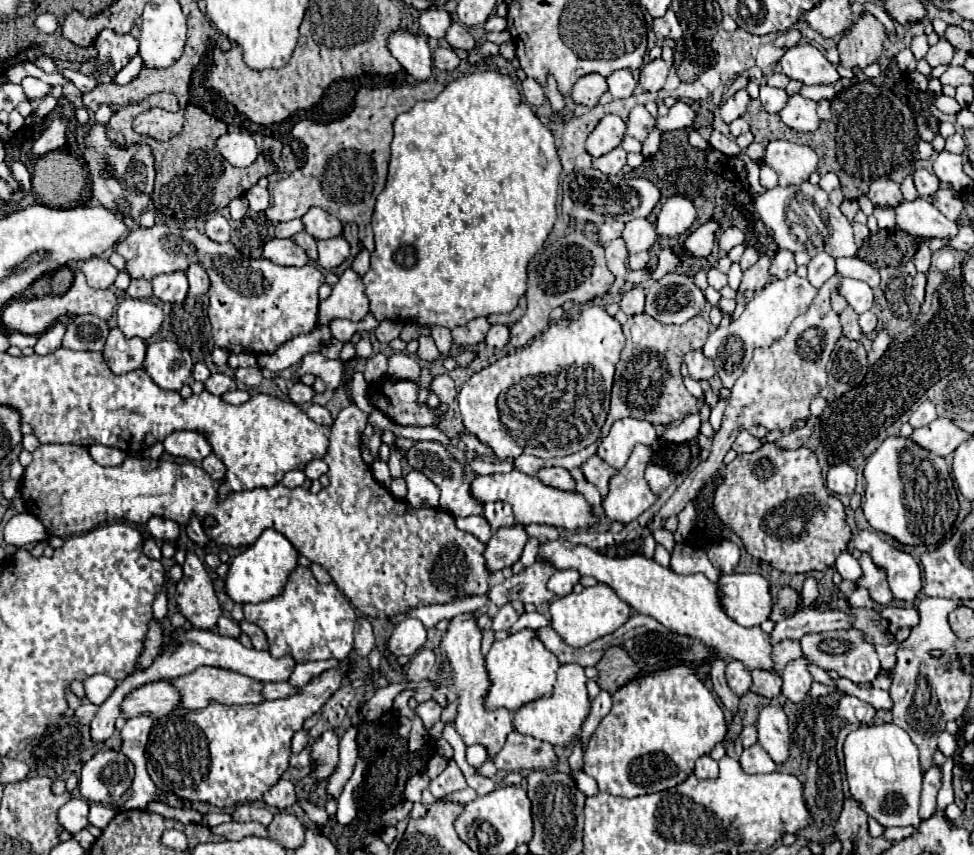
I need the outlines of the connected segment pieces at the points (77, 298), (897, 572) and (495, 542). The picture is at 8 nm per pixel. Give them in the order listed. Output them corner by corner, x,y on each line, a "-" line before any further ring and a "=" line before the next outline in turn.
81,271
74,273
74,283
66,295
47,295
43,298
31,300
13,300
2,313
2,321
8,331
18,331
26,335
39,335
46,331
52,323
56,323
62,315
86,315
92,313
104,321
108,321
114,313
114,307
118,305
116,295
110,289
92,289
88,287
84,274
=
860,531
854,537
854,547
858,551
866,551
876,565
886,569
888,583
894,599
912,603
922,589
920,581
920,565
912,559
912,555
894,549
874,531
=
516,523
512,527
498,529
492,535
492,539
488,541
486,551
484,551
488,569
498,571
504,567
512,567
520,559
526,541
528,541
528,533
526,533
524,525

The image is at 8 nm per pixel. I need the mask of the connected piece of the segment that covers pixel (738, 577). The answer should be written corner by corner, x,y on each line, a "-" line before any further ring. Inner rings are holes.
732,573
722,575
722,601
726,613
742,627
760,625
772,611
770,581
760,573

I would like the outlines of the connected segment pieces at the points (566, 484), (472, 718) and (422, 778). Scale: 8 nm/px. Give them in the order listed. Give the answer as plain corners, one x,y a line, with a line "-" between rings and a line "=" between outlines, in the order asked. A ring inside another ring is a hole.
562,467
540,469
538,479
540,479
544,485
554,487
554,489
560,489
560,491
576,491
576,481
574,481
574,477
570,475
568,469
562,469
=
464,613
464,615
458,615
452,619
452,623
440,643
440,649
442,649
444,657
448,657
452,669
454,669
452,681
456,687
456,695
460,699
460,707
458,707
458,715
456,715
456,731
462,735
466,745
480,743
488,749
490,757
494,757
502,749
506,735
514,731
514,725
512,725
512,713
508,709
486,711
482,705
484,693
488,691
490,681
488,681
486,667
484,667
484,659
480,655
480,641
482,641
482,631
478,629
476,619
472,617
472,613
=
418,773
418,775
410,777
404,790
405,800
412,801
412,803
420,801
420,793
428,787
428,783
430,783
430,779
428,779
428,775
426,775
426,773

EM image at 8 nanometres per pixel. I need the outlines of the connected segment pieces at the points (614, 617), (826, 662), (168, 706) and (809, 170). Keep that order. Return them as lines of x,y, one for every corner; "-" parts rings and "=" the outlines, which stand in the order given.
604,583
596,587
586,587
580,593
570,593
566,597
554,599
550,603
550,625
570,647
584,647
608,633
614,633
630,617
630,605
622,603
620,597
=
860,629
808,633
800,639
800,643
802,643
802,653
804,653
804,657
808,657
810,663
814,663
826,671
834,669
840,677
848,677
856,685
870,683
880,671
880,661
874,651
874,645
864,641
864,633
=
154,681
134,689
122,703
122,713
128,717
150,715
164,717
180,705
180,693
170,681
=
770,141
764,161
778,173
780,187
784,187
806,181
816,171
818,155
806,145
796,145
790,141

